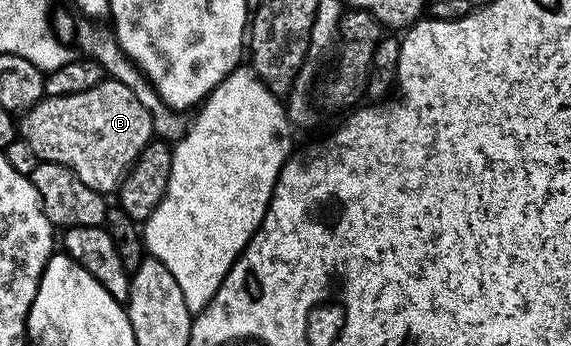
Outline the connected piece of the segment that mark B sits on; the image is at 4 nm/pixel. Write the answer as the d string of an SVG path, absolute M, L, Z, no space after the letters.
M106 78L99 82L99 86L83 90L83 94L46 96L20 117L19 136L27 142L27 146L31 146L31 150L35 150L38 161L67 166L67 170L75 173L83 186L91 186L91 190L110 194L120 189L122 180L137 163L141 151L154 139L155 133L153 116L143 106L143 102L139 102L139 98L135 98L135 94L123 82Z

